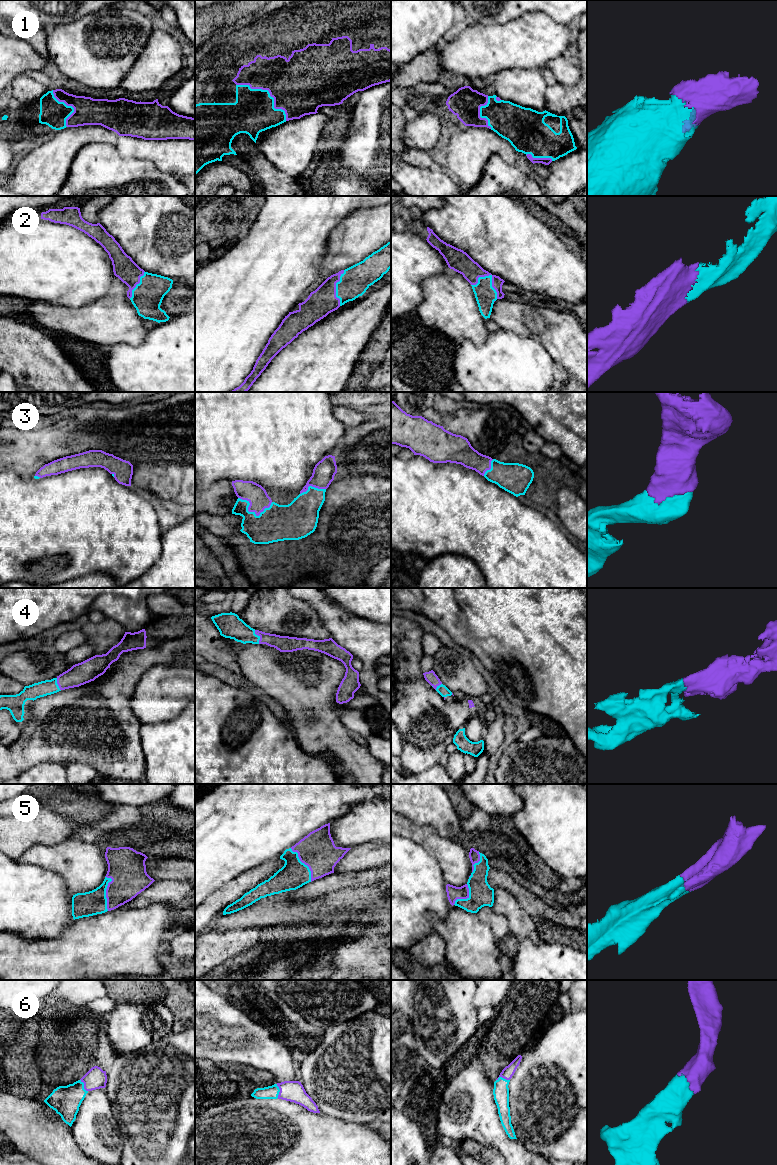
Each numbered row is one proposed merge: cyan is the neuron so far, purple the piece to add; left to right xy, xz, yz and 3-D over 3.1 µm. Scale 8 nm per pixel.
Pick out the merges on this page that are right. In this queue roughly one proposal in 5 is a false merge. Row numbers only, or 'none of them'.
1, 2, 3, 4, 5, 6

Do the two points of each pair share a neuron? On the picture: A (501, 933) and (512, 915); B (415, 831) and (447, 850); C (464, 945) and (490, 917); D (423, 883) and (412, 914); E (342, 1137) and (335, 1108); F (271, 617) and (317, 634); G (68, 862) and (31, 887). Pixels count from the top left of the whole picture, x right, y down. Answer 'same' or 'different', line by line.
A: different
B: same
C: different
D: same
E: different
F: same
G: different

